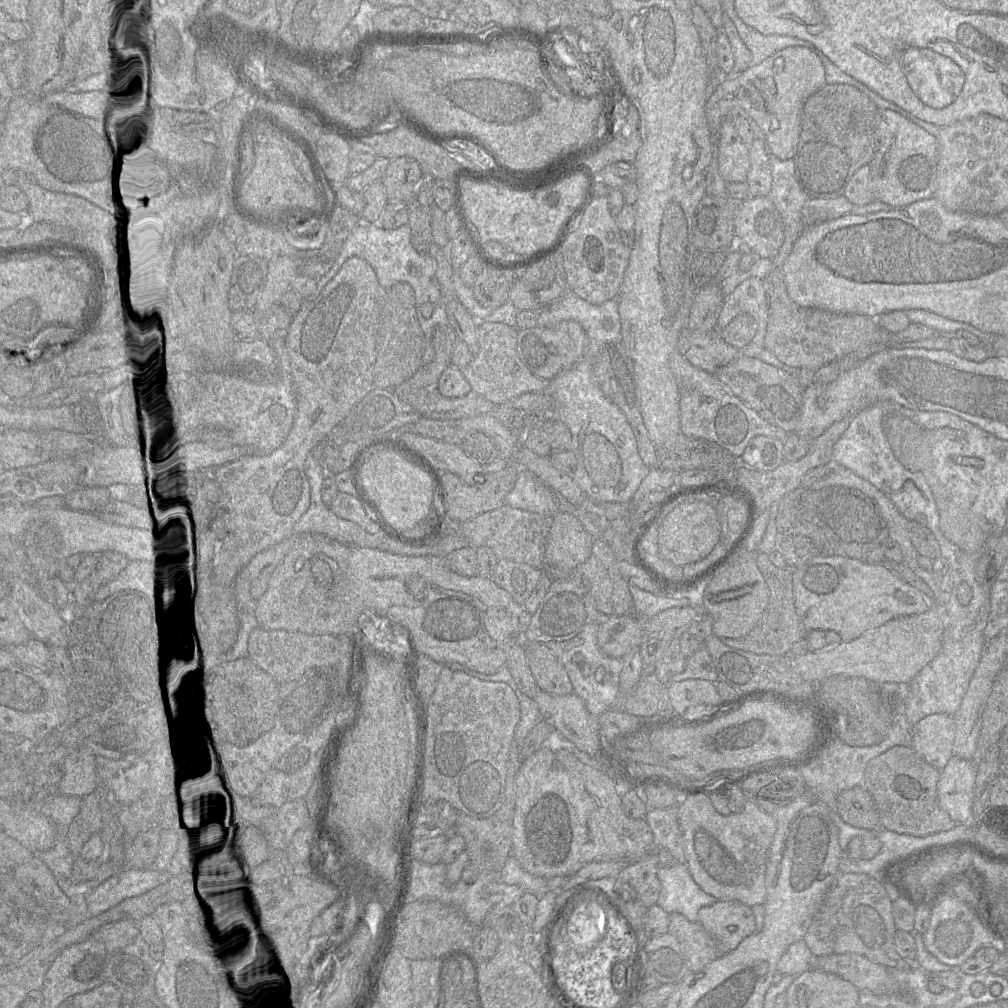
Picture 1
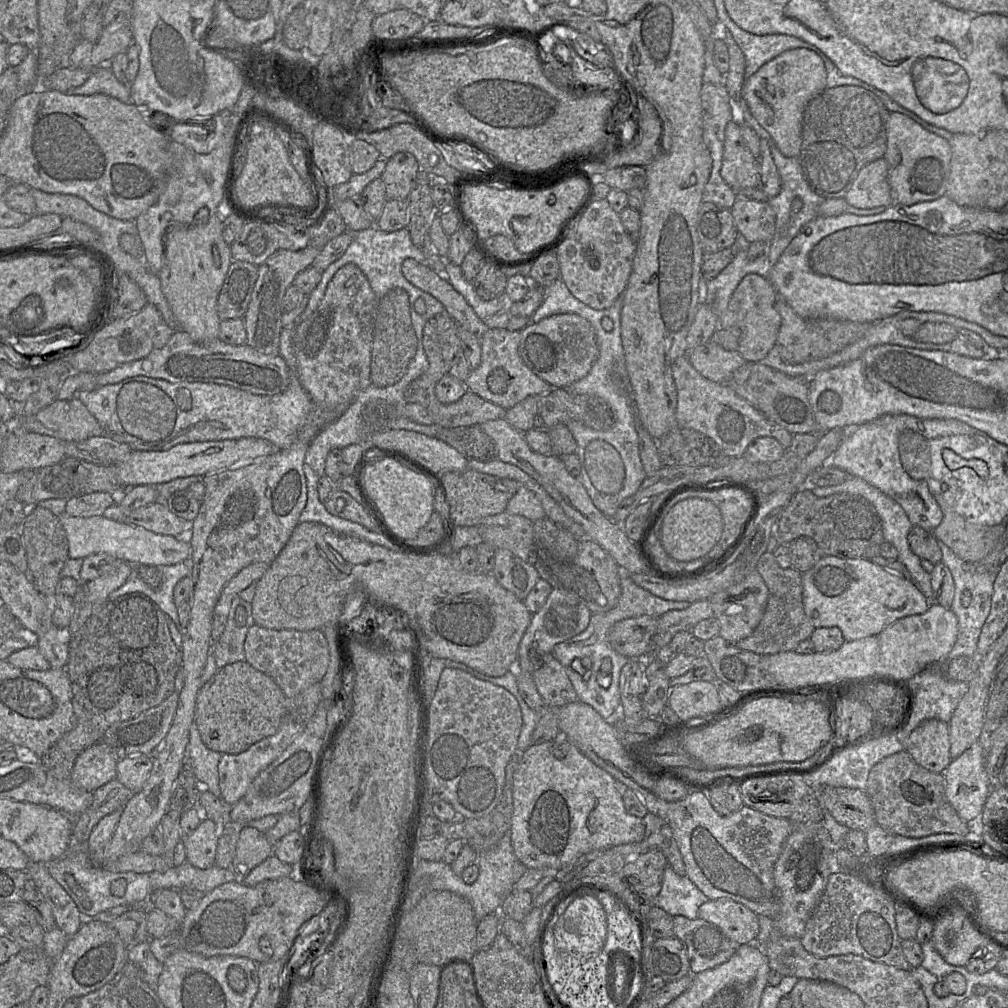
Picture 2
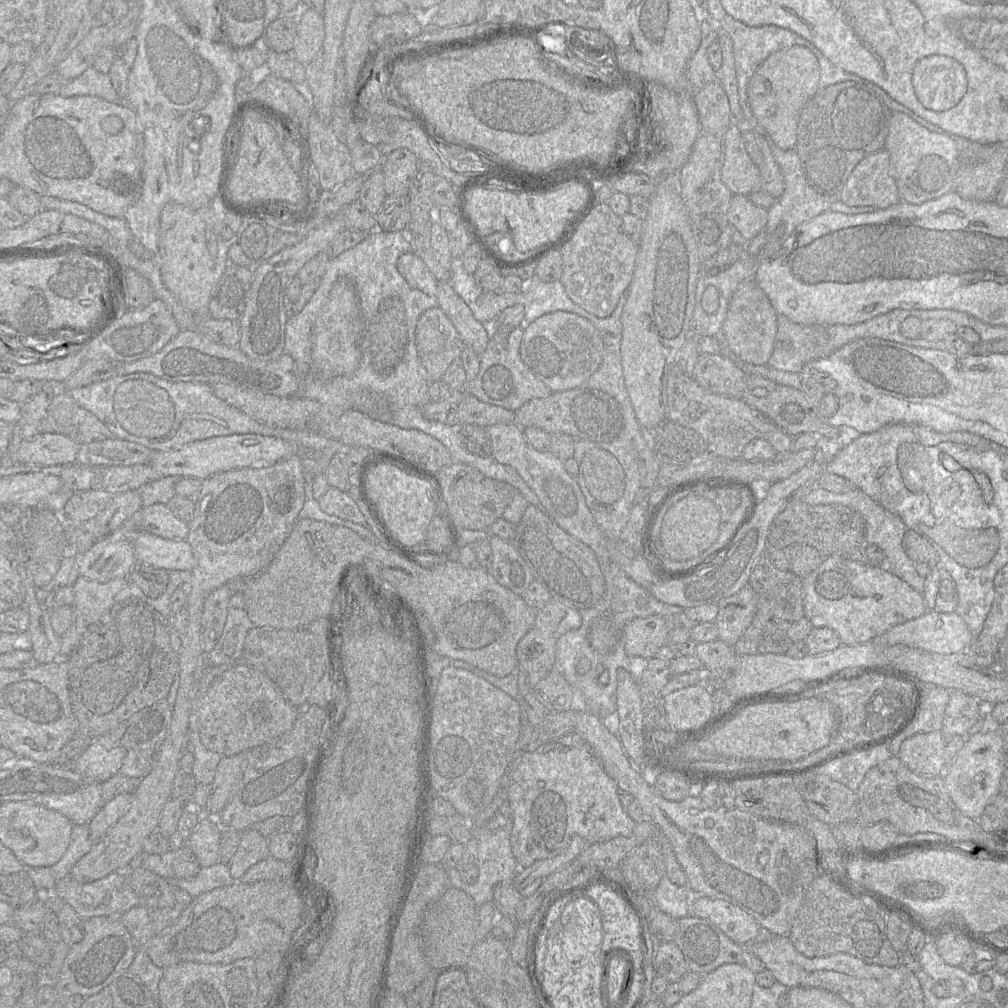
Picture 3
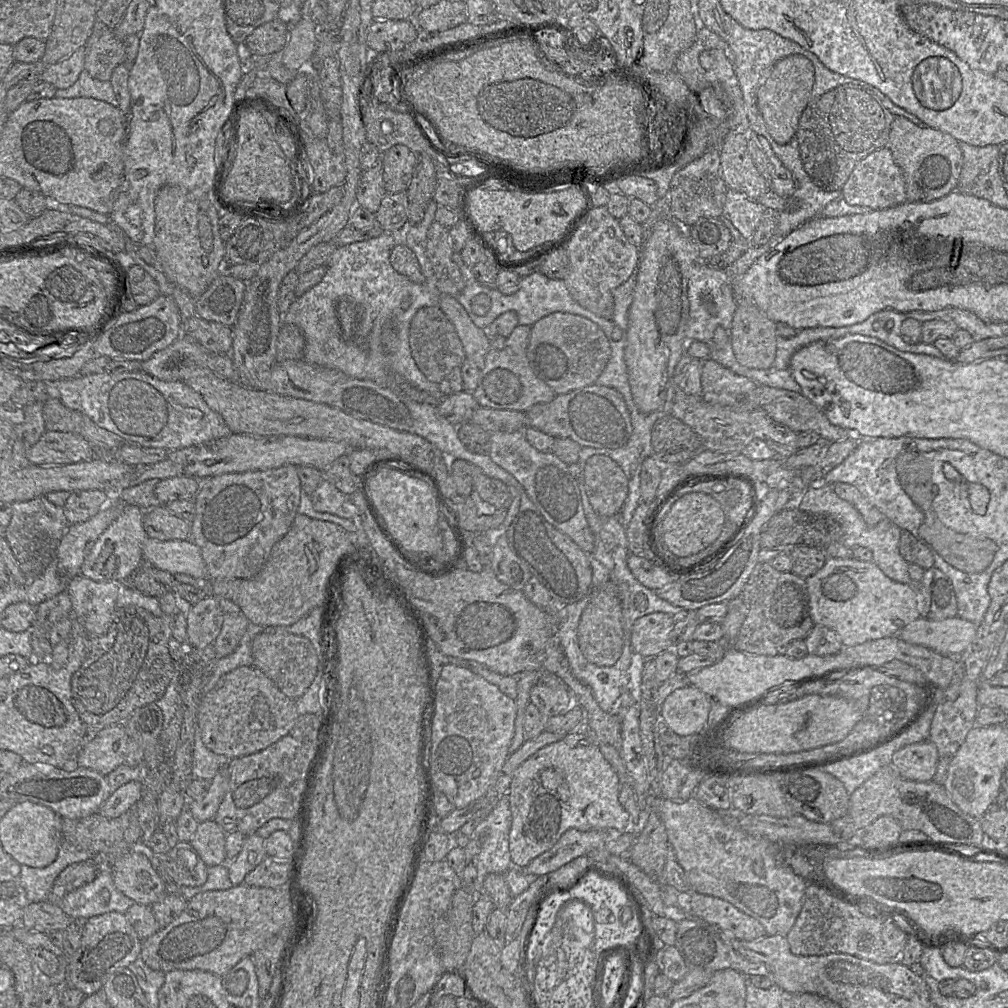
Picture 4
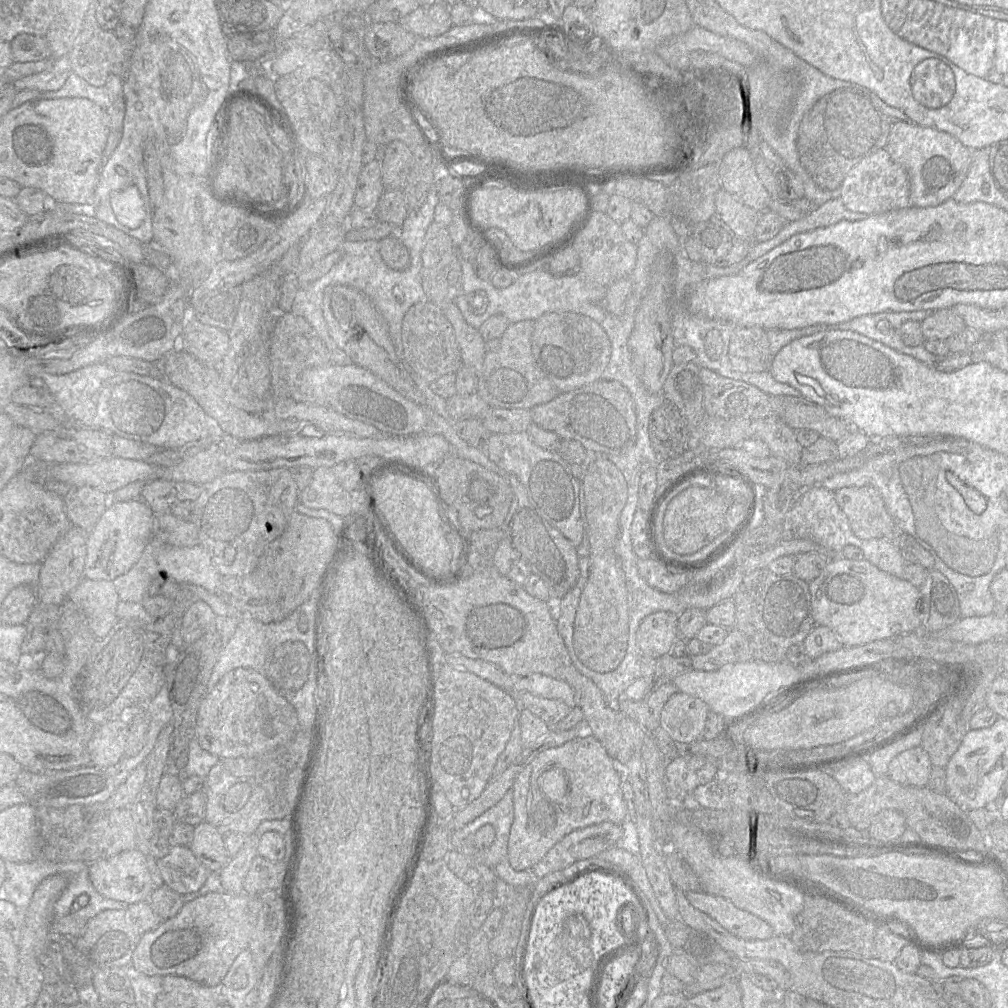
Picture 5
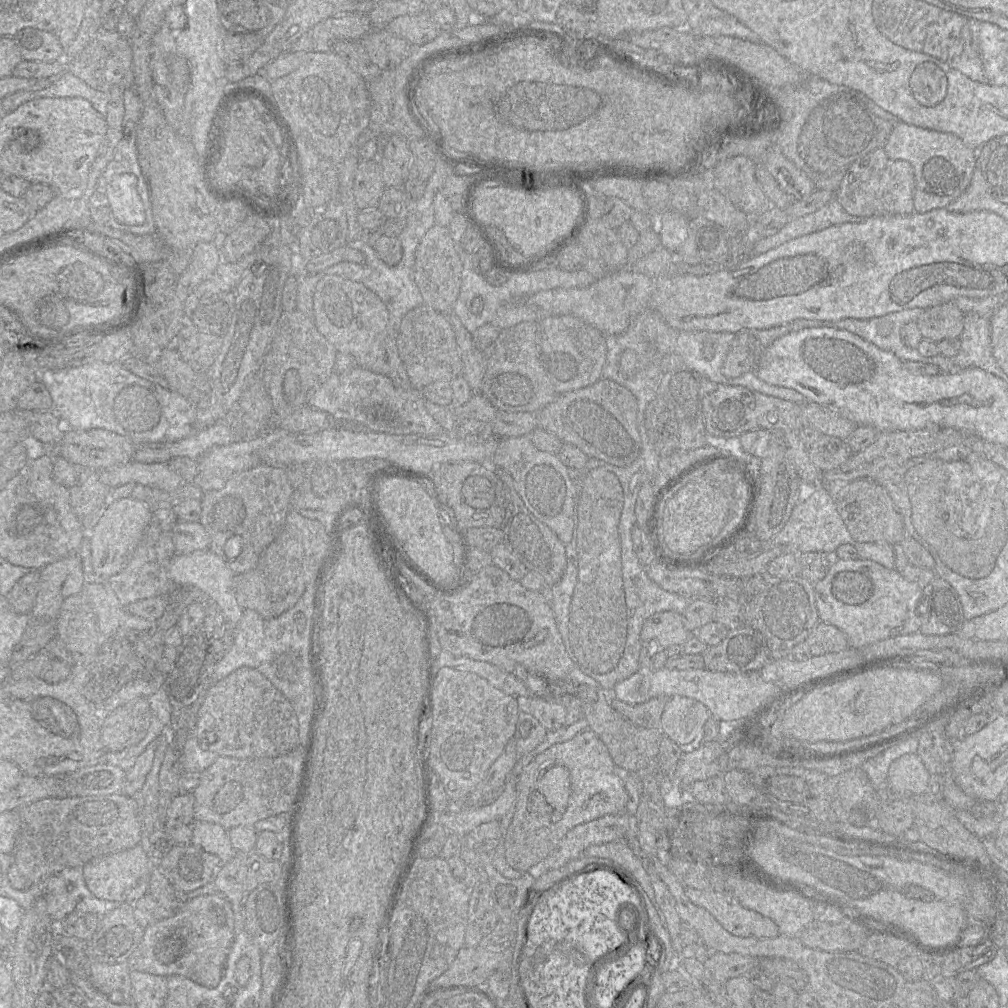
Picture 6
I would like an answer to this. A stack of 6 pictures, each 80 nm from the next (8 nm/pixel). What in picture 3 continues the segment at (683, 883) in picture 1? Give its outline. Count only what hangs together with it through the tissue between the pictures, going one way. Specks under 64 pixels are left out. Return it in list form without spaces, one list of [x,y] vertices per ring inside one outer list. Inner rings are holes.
[[[664,875],[654,891],[654,907],[673,919],[691,916],[697,894],[689,885],[678,886]]]

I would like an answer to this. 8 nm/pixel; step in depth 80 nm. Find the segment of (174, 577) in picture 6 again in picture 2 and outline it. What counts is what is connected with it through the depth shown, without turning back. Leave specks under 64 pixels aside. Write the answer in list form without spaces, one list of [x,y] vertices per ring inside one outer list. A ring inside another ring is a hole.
[[[65,513],[58,516],[68,541],[68,557],[81,558],[105,553],[132,565],[165,566],[181,563],[191,558],[191,547],[184,538],[162,535],[142,527],[117,522],[104,515],[71,517]]]

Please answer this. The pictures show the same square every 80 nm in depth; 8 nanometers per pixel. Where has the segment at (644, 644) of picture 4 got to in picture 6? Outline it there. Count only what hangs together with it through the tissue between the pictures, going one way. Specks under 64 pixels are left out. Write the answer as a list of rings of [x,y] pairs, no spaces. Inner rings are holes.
[[[665,611],[654,614],[643,624],[640,638],[642,642],[656,641],[660,647],[684,645],[696,632],[691,632],[685,625],[682,614]]]

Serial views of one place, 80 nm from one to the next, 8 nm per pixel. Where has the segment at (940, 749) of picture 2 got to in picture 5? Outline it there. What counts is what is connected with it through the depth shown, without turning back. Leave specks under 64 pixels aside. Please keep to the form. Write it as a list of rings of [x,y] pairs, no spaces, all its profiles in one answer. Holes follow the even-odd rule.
[[[921,747],[905,750],[894,757],[888,767],[888,776],[902,786],[926,787],[932,764]]]

